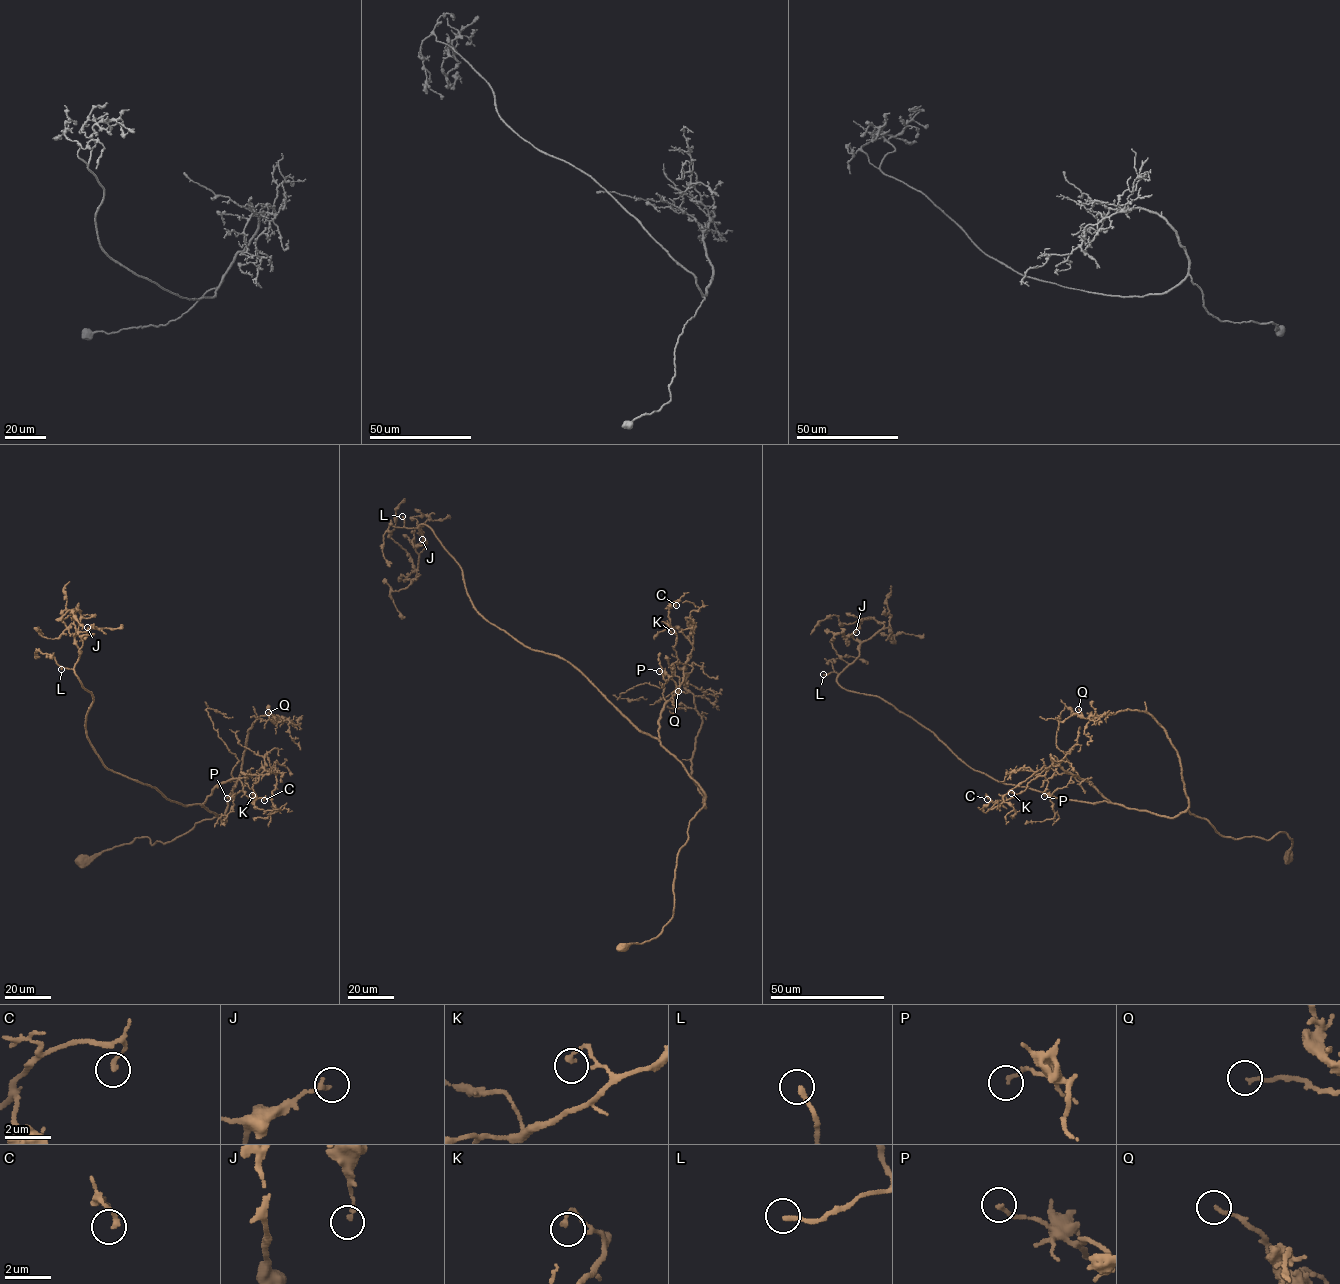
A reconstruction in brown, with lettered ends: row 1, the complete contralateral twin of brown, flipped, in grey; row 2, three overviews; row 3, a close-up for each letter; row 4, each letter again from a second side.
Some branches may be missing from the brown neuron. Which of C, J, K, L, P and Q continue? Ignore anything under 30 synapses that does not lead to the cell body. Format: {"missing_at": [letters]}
{"missing_at": ["L"]}

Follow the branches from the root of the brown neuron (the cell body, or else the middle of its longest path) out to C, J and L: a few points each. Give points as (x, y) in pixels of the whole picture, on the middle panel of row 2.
C: (622, 947), (656, 938), (672, 917), (677, 855), (704, 804), (658, 731), (684, 675), (668, 616), (676, 605)
J: (622, 947), (672, 917), (702, 789), (571, 664), (481, 616), (424, 524), (422, 539)
L: (622, 947), (656, 938), (672, 917), (677, 855), (702, 789), (571, 664), (481, 616), (432, 529), (402, 516)

